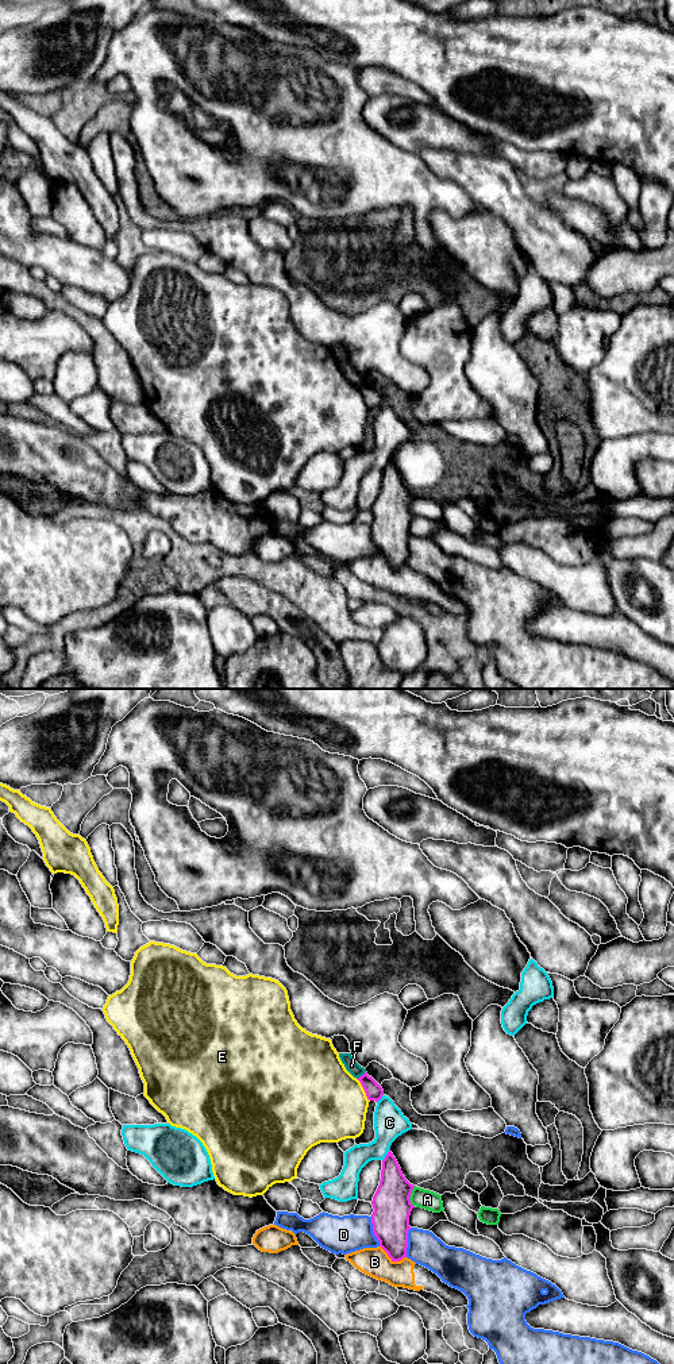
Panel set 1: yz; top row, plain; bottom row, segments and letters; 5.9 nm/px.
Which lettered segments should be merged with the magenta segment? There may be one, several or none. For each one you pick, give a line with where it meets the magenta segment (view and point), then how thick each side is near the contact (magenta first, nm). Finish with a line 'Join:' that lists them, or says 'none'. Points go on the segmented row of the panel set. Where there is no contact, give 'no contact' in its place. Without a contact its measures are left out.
Join: none

